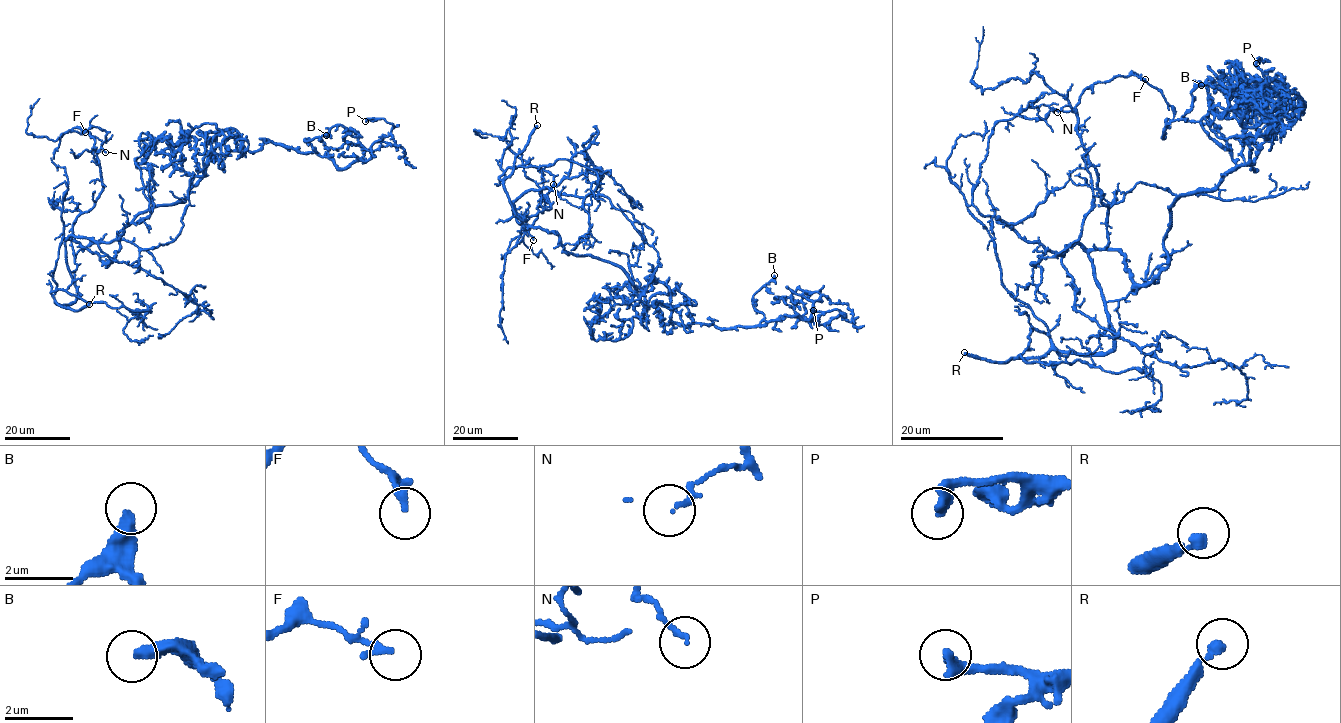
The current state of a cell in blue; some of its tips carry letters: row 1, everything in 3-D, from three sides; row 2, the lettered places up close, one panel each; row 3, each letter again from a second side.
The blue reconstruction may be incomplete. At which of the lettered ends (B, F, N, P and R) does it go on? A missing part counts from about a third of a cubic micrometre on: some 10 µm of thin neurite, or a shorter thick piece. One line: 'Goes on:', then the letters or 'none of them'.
Goes on: F, R

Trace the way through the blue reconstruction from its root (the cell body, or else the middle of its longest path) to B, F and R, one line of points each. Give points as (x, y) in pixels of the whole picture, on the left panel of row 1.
B: (116, 254), (137, 215), (186, 198), (224, 130), (251, 151), (269, 140), (316, 152), (305, 139), (326, 135)
F: (116, 254), (104, 262), (68, 238), (74, 220), (94, 205), (102, 189), (95, 140), (85, 132)
R: (116, 254), (104, 262), (66, 239), (65, 262), (78, 297), (69, 304), (56, 302), (73, 310), (89, 304)

